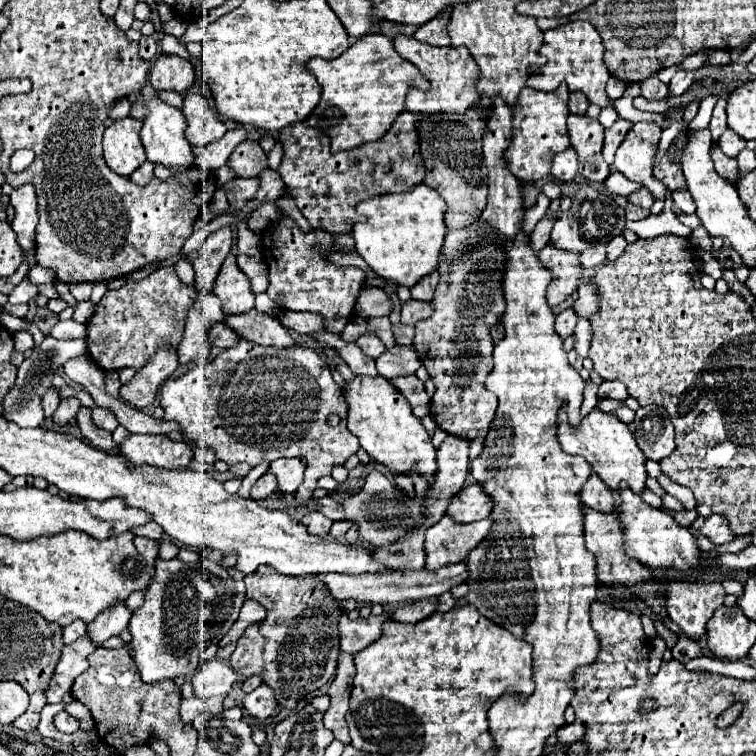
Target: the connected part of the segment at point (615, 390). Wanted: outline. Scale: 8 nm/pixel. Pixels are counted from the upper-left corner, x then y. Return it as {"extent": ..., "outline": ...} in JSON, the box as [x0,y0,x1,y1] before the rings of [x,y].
{"extent":[598,380,628,400],"outline":[[[618,380],[614,382],[602,382],[598,388],[598,398],[616,398],[616,400],[626,400],[628,392],[626,386]]]}

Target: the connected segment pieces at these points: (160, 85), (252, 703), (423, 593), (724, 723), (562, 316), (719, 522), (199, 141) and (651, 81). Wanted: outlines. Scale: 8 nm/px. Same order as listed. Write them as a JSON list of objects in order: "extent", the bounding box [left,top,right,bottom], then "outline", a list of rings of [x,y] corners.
[{"extent":[150,54,194,92],"outline":[[[162,54],[150,70],[150,82],[158,92],[160,90],[184,92],[194,84],[194,68],[184,58]]]},{"extent":[242,684,276,722],"outline":[[[262,684],[254,692],[246,694],[242,704],[248,710],[248,714],[258,722],[268,720],[276,710],[276,698],[272,694],[272,688],[268,688],[266,684]]]},{"extent":[320,564,468,604],"outline":[[[452,564],[444,566],[440,570],[418,570],[418,572],[390,572],[390,574],[360,574],[360,576],[348,576],[348,574],[322,574],[320,582],[324,588],[332,594],[332,598],[340,600],[356,600],[366,604],[392,604],[392,602],[408,602],[408,600],[422,600],[422,598],[438,598],[440,594],[452,590],[454,586],[462,584],[468,576],[466,564]]]},{"extent":[718,702,744,728],"outline":[[[736,702],[730,710],[724,710],[724,714],[720,714],[720,718],[718,718],[718,726],[722,726],[722,728],[728,728],[738,716],[740,716],[740,710],[744,708],[744,704],[742,702]]]},{"extent":[554,308,578,340],"outline":[[[568,308],[568,310],[560,312],[560,314],[556,316],[556,326],[554,326],[556,334],[558,334],[562,340],[566,340],[566,338],[574,332],[576,320],[578,320],[578,316],[574,314],[574,310],[570,310],[570,308]]]},{"extent":[698,514,734,546],"outline":[[[712,514],[712,516],[704,518],[704,524],[698,532],[702,536],[706,536],[714,546],[722,546],[722,544],[734,540],[734,534],[732,534],[726,518],[720,514]]]},{"extent":[182,94,226,148],"outline":[[[198,94],[184,96],[182,112],[184,112],[186,124],[188,124],[186,136],[194,146],[204,148],[204,146],[220,140],[226,134],[226,124],[216,118],[216,114],[212,112],[212,108],[208,106],[208,102],[202,96],[198,96]]]},{"extent":[640,76,670,100],"outline":[[[656,76],[640,82],[640,86],[642,86],[642,96],[644,96],[646,100],[664,100],[664,98],[670,96],[670,94],[668,94],[668,86],[662,84]]]}]

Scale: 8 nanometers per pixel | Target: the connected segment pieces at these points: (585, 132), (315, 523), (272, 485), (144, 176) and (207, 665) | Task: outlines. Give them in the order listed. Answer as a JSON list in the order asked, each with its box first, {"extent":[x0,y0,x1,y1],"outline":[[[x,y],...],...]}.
[{"extent":[568,116,610,182],"outline":[[[568,116],[570,146],[578,154],[580,174],[590,182],[604,182],[610,174],[610,166],[602,158],[604,128],[598,120],[588,116]]]},{"extent":[302,512,332,538],"outline":[[[312,512],[312,514],[306,514],[306,516],[302,518],[302,524],[308,528],[310,534],[316,534],[316,536],[320,536],[320,538],[326,538],[326,536],[328,536],[328,530],[330,530],[330,526],[332,526],[332,520],[326,518],[326,516],[320,514],[320,512]]]},{"extent":[250,472,276,500],"outline":[[[266,472],[266,474],[252,486],[250,498],[252,498],[252,500],[264,500],[264,498],[268,498],[274,490],[276,490],[276,478],[274,478],[274,474]]]},{"extent":[132,162,154,186],"outline":[[[144,162],[134,174],[132,174],[132,182],[136,182],[138,186],[144,186],[144,184],[148,184],[150,180],[152,180],[152,176],[154,176],[154,164],[152,162]]]},{"extent":[192,660,238,698],"outline":[[[210,660],[210,662],[202,662],[202,666],[192,678],[192,684],[194,684],[196,696],[212,698],[212,696],[228,694],[236,680],[238,676],[230,664],[222,660]]]}]

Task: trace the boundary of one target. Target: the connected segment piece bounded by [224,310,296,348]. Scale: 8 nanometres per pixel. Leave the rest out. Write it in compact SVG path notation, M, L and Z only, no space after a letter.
M250 310L246 314L238 316L226 316L224 322L244 340L252 340L260 346L296 346L296 342L290 338L288 330L268 314L262 314L258 310Z

